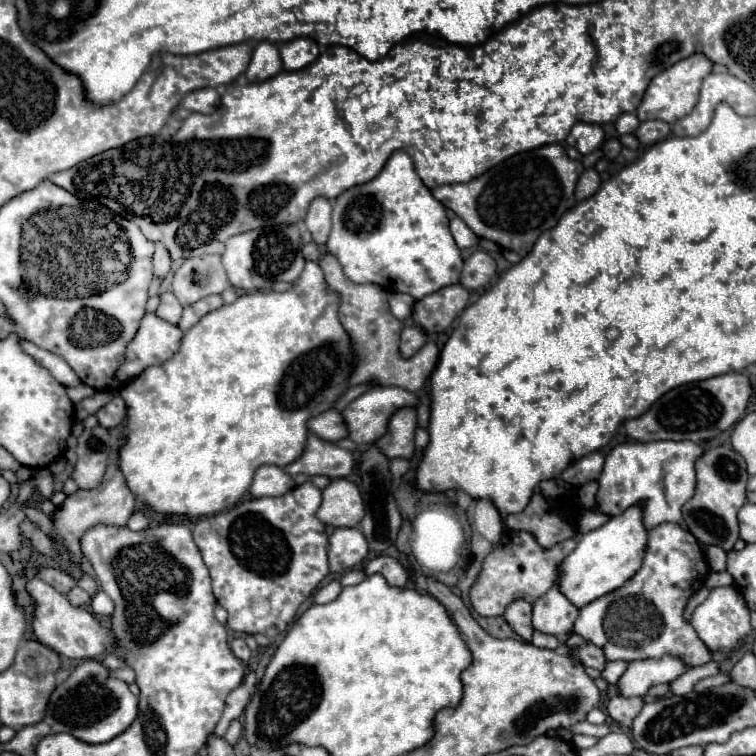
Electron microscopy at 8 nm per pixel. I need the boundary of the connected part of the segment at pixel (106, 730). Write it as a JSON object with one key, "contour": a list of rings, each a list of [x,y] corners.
{"contour":[[[85,660],[63,684],[53,690],[43,720],[51,734],[67,732],[83,742],[109,742],[131,726],[131,722],[137,718],[137,712],[139,700],[131,694],[129,686],[111,676],[99,660]]]}

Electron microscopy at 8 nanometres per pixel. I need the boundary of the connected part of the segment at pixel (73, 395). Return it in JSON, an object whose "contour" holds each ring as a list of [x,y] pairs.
{"contour":[[[81,383],[77,387],[68,388],[67,395],[73,403],[77,403],[87,397],[91,397],[96,393],[96,390],[87,386],[86,384]]]}

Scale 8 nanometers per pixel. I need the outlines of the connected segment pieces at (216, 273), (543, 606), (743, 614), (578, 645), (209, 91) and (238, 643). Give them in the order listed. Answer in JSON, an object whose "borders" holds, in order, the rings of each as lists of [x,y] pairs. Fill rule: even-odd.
{"borders":[[[[221,256],[187,258],[173,276],[171,290],[183,306],[189,306],[209,294],[221,294],[229,288]]],[[[553,586],[543,598],[537,598],[533,604],[533,628],[545,634],[563,638],[573,630],[579,608],[571,604],[559,590]]],[[[731,586],[713,588],[709,592],[707,600],[695,608],[689,624],[695,628],[697,636],[703,640],[703,644],[709,650],[721,650],[721,648],[723,650],[731,650],[731,648],[735,648],[739,644],[739,640],[743,640],[751,632],[747,602],[739,594],[739,590],[735,590]]],[[[571,634],[569,640],[567,640],[569,648],[571,648],[571,654],[573,658],[581,660],[585,666],[591,666],[595,670],[603,670],[603,666],[607,664],[607,658],[603,654],[601,648],[597,648],[595,644],[587,644],[581,636],[577,634]]],[[[199,88],[189,92],[181,106],[185,106],[191,112],[201,112],[201,114],[211,114],[215,106],[219,106],[219,92],[215,88]]],[[[235,638],[235,640],[231,642],[231,650],[233,650],[233,654],[235,654],[239,660],[243,660],[243,662],[247,662],[247,660],[251,658],[251,650],[247,648],[245,640],[241,640],[241,638]]]]}

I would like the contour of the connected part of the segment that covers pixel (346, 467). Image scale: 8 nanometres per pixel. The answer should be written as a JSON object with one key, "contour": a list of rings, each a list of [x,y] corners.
{"contour":[[[309,434],[305,452],[299,460],[291,462],[285,472],[287,474],[307,474],[307,476],[329,476],[329,478],[345,478],[351,474],[355,466],[355,458],[349,450],[327,442],[315,434]]]}

